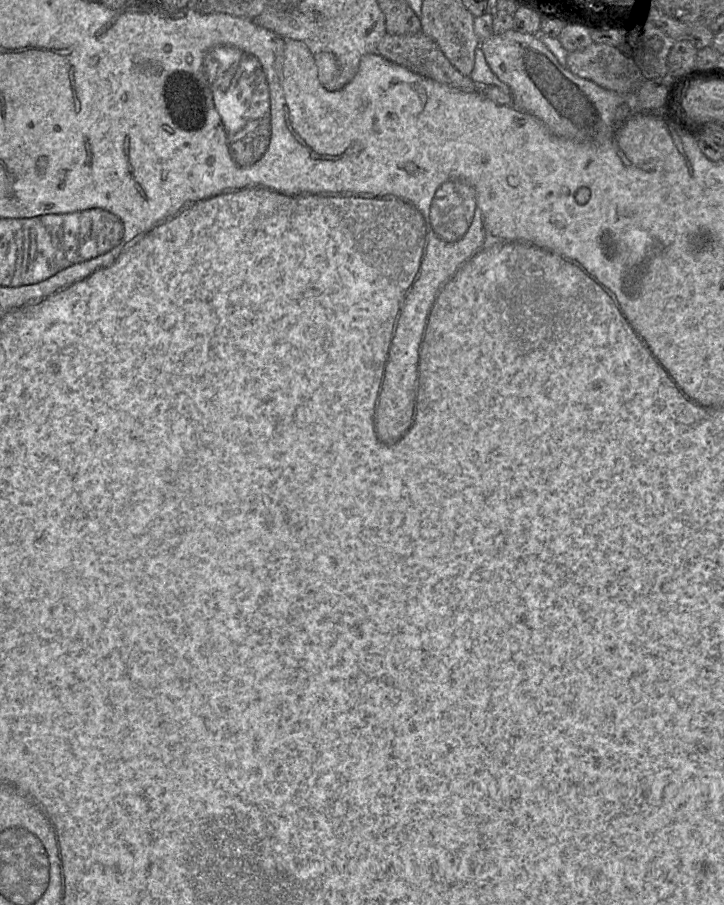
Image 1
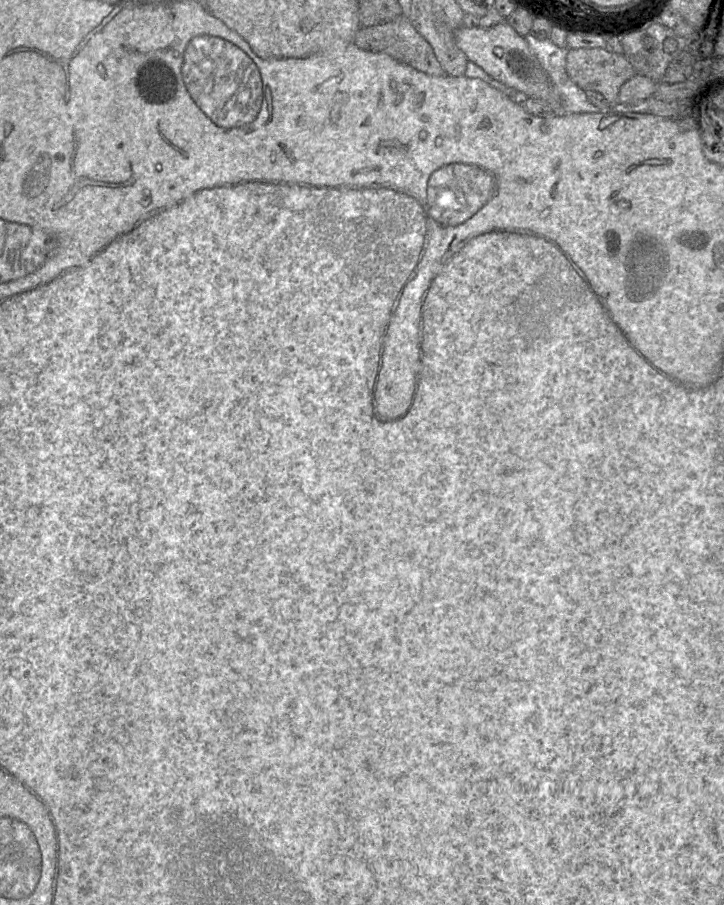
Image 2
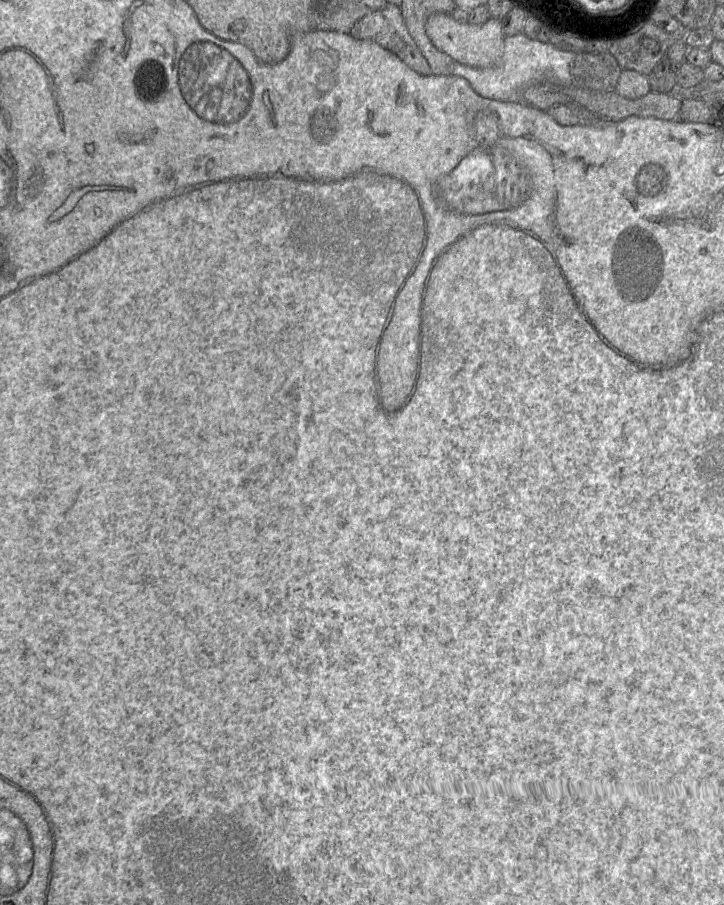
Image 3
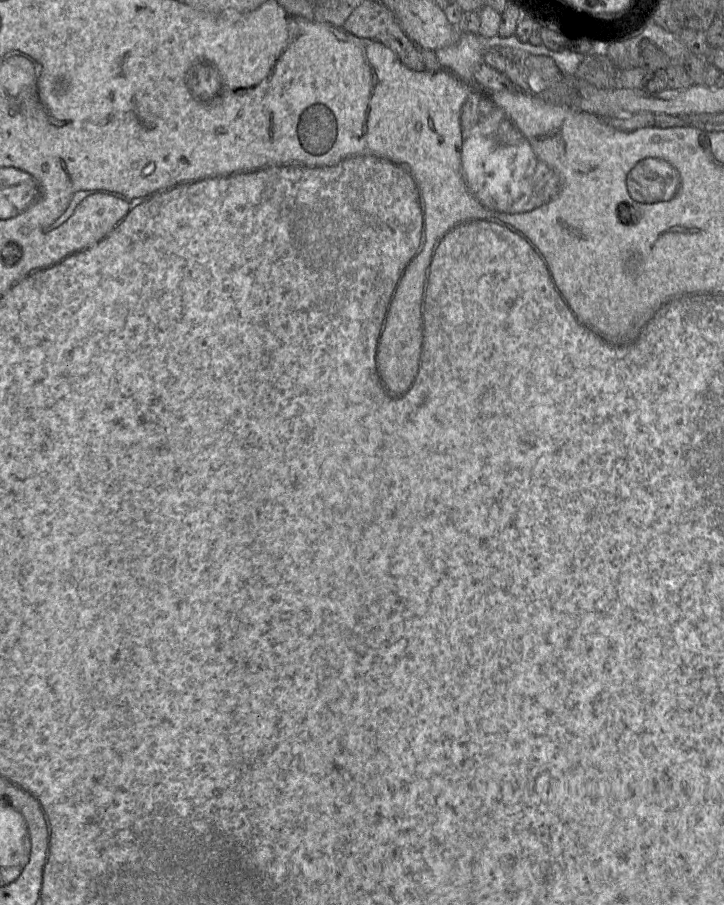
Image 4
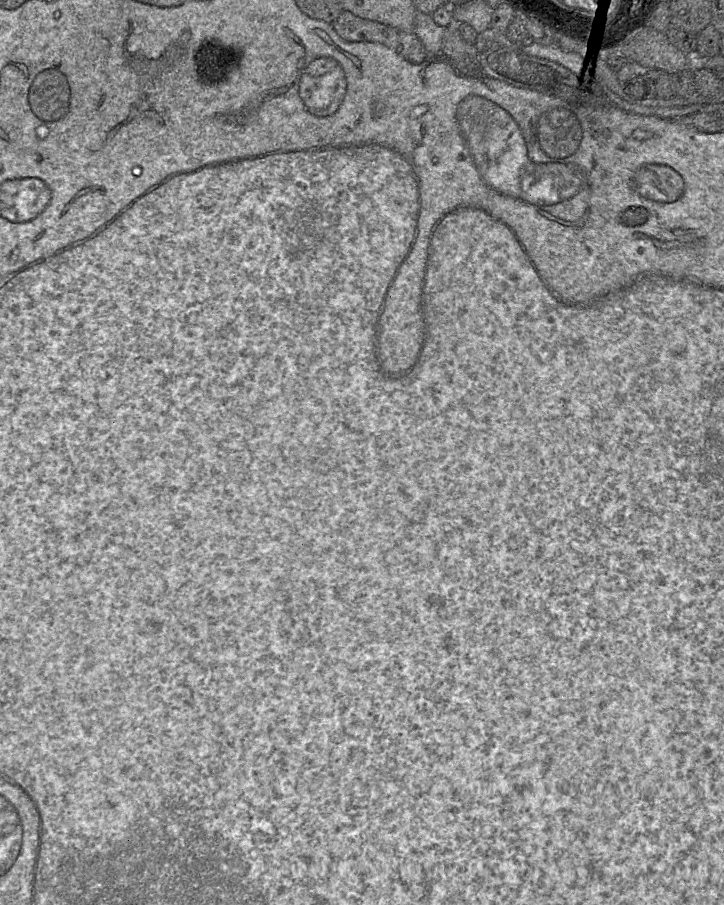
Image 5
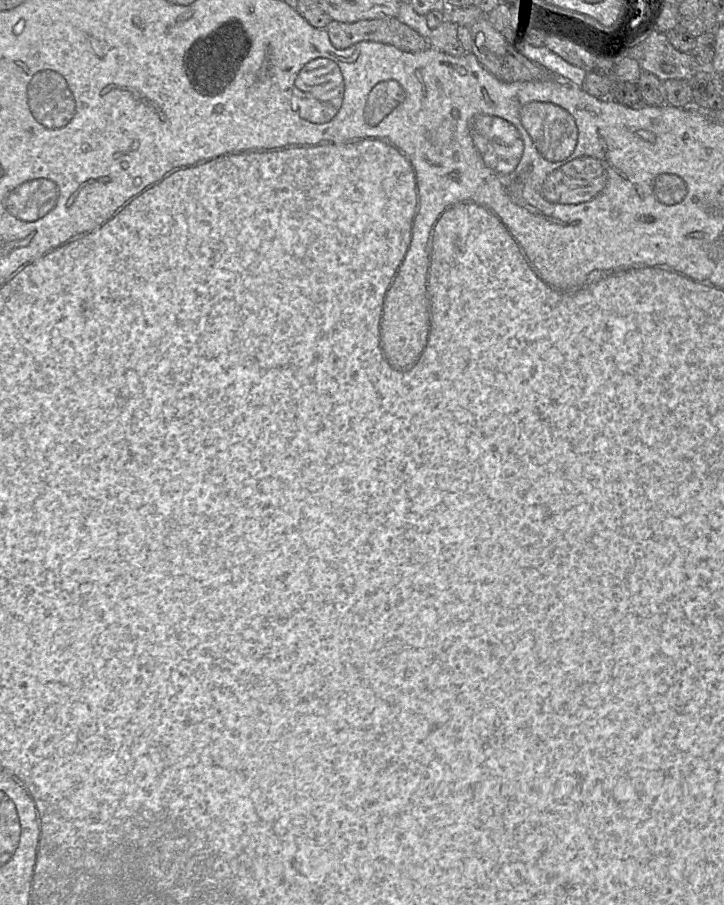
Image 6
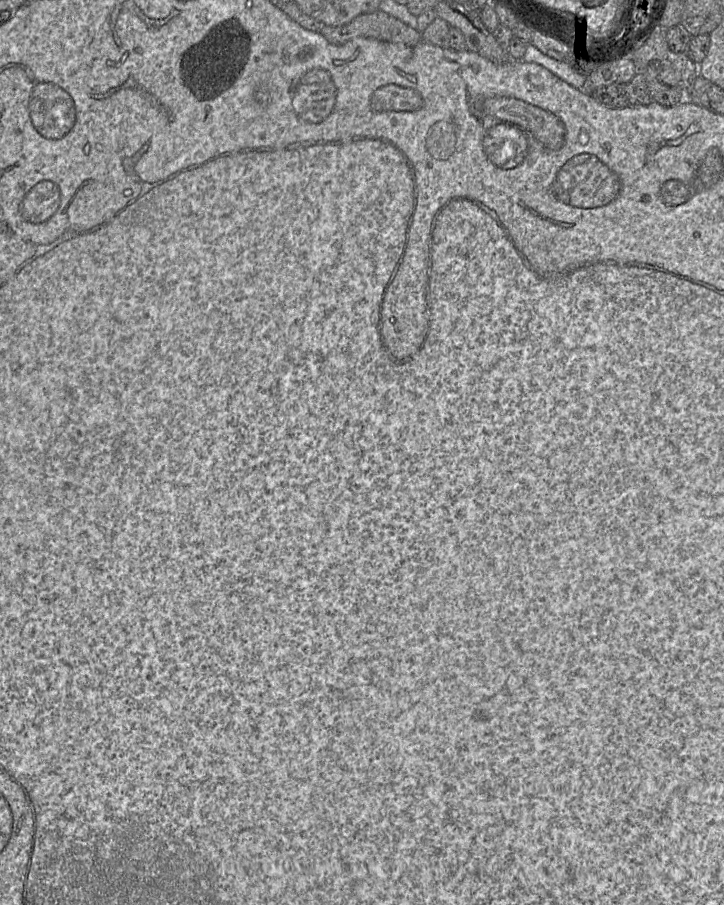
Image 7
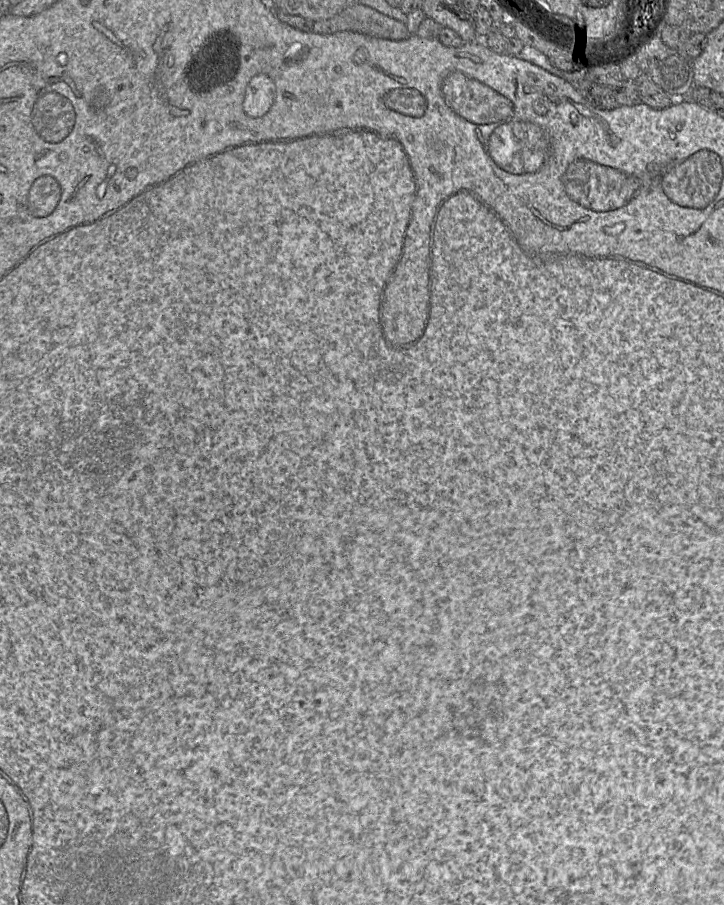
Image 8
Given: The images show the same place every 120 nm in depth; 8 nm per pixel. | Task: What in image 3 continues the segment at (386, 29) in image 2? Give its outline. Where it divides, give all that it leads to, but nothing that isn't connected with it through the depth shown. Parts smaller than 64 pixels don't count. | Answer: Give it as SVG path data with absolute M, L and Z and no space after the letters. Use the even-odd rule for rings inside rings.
M386 3L358 20L349 33L355 38L372 40L400 57L421 75L432 74L429 63L410 35L400 6Z

